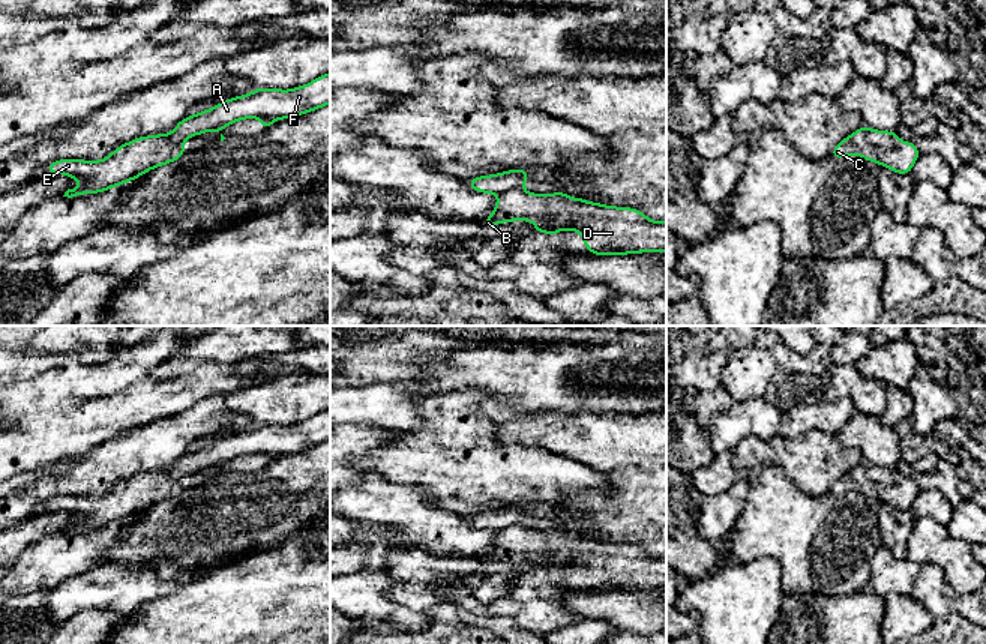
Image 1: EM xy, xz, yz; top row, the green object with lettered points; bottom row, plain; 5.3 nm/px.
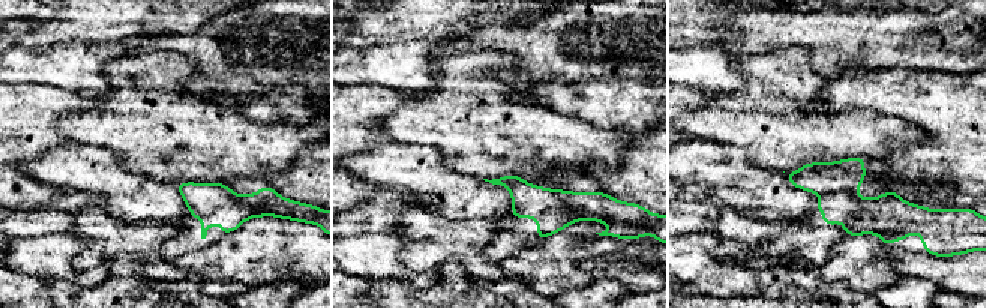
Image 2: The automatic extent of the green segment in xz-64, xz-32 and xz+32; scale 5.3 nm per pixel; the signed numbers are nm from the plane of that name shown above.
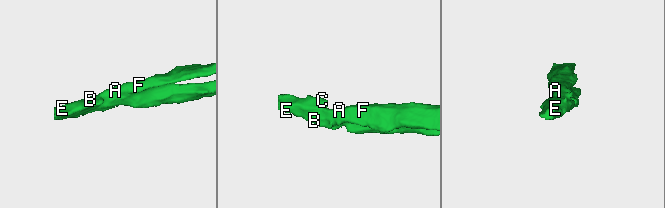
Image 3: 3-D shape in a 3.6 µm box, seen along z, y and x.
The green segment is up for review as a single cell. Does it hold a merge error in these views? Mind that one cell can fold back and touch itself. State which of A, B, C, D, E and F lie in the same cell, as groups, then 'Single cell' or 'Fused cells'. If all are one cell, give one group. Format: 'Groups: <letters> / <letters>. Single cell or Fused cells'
Groups: A B F / C D E. Fused cells

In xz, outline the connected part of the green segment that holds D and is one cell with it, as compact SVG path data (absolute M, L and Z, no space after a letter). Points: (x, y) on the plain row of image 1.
M561 527L549 531L542 563L551 573L558 566L581 567L582 579L594 591L666 588L666 557L651 557L638 545L572 534Z

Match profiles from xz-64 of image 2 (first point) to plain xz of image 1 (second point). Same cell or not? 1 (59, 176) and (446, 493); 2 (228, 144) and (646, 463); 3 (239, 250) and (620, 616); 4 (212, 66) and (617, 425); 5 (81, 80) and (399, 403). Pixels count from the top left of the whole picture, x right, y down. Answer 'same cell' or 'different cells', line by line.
1: different cells
2: different cells
3: different cells
4: different cells
5: same cell

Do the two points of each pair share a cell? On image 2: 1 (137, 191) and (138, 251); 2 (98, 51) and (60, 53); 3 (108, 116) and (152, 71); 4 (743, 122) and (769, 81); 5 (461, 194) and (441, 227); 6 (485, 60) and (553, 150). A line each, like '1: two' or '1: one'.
1: two
2: one
3: one
4: one
5: two
6: one

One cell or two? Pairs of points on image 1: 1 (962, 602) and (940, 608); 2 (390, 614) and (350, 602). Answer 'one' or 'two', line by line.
1: two
2: one

